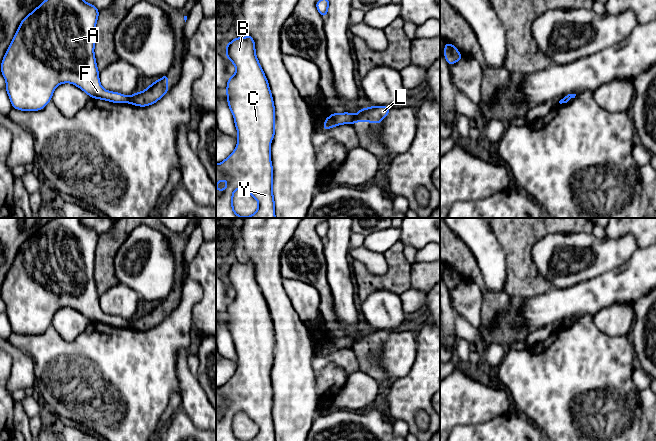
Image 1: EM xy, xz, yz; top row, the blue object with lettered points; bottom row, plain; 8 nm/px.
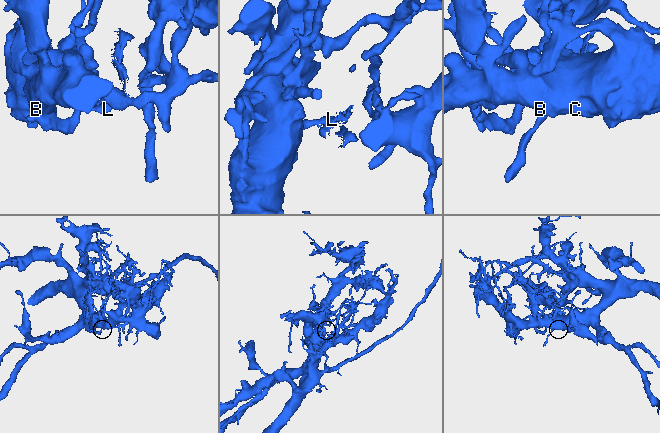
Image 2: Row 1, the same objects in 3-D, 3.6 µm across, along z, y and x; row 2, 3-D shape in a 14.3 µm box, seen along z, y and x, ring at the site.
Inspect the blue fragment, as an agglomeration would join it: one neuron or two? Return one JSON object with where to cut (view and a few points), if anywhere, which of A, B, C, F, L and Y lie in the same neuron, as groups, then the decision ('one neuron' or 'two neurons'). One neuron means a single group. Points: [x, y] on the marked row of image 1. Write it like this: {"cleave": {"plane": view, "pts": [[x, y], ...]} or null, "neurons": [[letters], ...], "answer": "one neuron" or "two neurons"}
{"cleave": {"plane": "xz", "pts": [[356, 115], [350, 123]]}, "neurons": [["A", "B", "C", "F", "Y"], ["L"]], "answer": "two neurons"}

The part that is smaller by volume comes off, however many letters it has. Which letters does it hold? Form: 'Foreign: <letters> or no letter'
Foreign: L

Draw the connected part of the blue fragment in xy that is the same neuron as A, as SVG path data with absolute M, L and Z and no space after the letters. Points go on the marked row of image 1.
M45 0L21 21L1 63L1 72L6 80L5 89L13 108L22 111L43 109L51 101L56 87L62 83L74 84L91 98L114 103L130 102L129 96L107 91L100 84L94 54L95 26L98 16L99 10L84 0Z

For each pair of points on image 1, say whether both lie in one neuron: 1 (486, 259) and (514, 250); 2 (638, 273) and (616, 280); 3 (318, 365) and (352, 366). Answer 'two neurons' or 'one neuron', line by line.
1: two neurons
2: one neuron
3: one neuron

